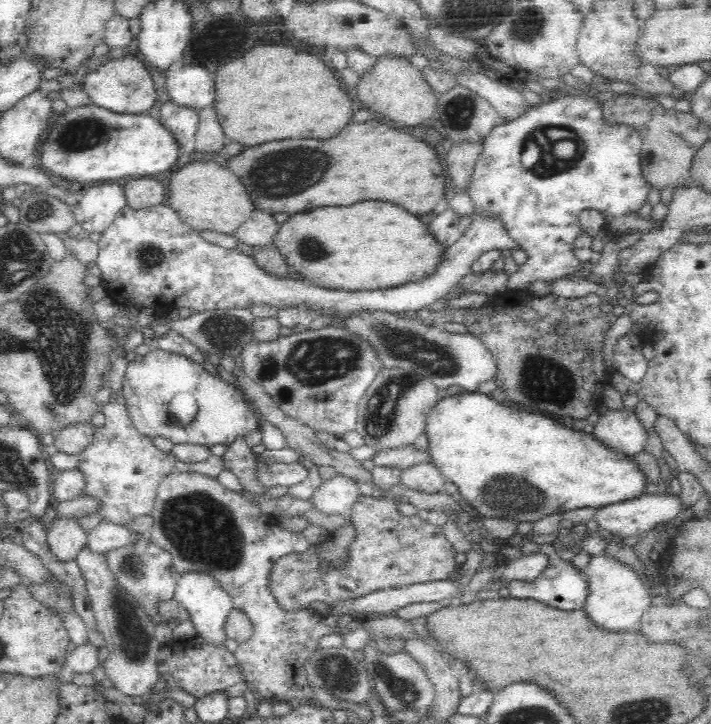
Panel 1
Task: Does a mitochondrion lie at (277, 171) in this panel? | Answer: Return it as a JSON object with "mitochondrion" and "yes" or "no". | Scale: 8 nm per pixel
{"mitochondrion":"yes"}

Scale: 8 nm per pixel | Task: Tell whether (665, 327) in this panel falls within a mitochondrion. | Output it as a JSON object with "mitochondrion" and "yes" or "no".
{"mitochondrion":"no"}

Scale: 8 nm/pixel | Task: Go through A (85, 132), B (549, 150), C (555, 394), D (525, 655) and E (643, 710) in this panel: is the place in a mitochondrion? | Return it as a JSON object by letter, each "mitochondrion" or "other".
{"A":"mitochondrion","B":"mitochondrion","C":"other","D":"other","E":"mitochondrion"}

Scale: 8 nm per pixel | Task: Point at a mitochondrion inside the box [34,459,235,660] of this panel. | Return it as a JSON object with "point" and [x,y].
{"point":[134,566]}

